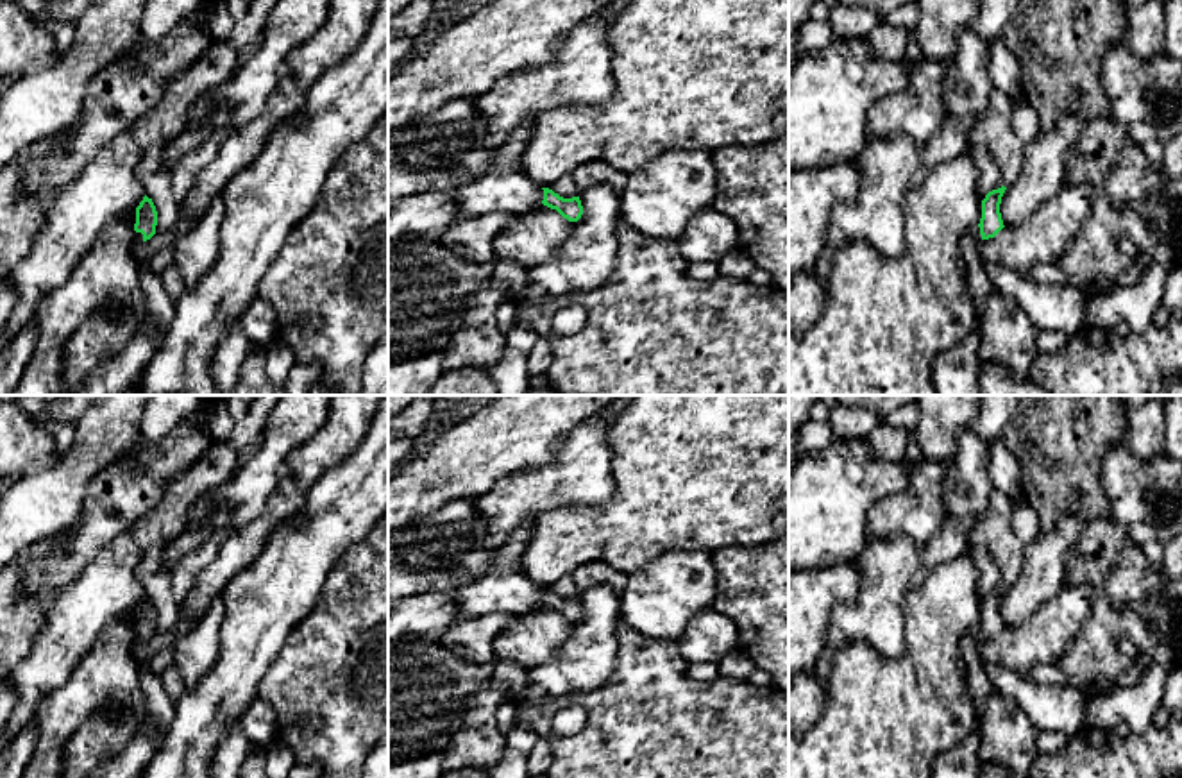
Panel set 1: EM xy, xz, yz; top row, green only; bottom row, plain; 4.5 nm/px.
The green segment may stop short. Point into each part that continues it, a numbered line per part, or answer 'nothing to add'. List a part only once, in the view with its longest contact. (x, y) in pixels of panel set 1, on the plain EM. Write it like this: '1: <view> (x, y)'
1: yz (961, 762)

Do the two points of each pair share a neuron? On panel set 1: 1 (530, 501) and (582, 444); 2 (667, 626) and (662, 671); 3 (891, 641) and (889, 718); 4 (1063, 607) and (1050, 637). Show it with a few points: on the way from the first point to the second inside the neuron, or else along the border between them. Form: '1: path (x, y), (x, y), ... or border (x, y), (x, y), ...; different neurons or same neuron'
1: path (544, 487), (573, 458); same neuron
2: border (628, 623), (642, 635), (675, 641); different neurons
3: border (905, 619), (905, 650), (894, 659), (853, 639); different neurons
4: path (1063, 614), (1050, 630); same neuron

